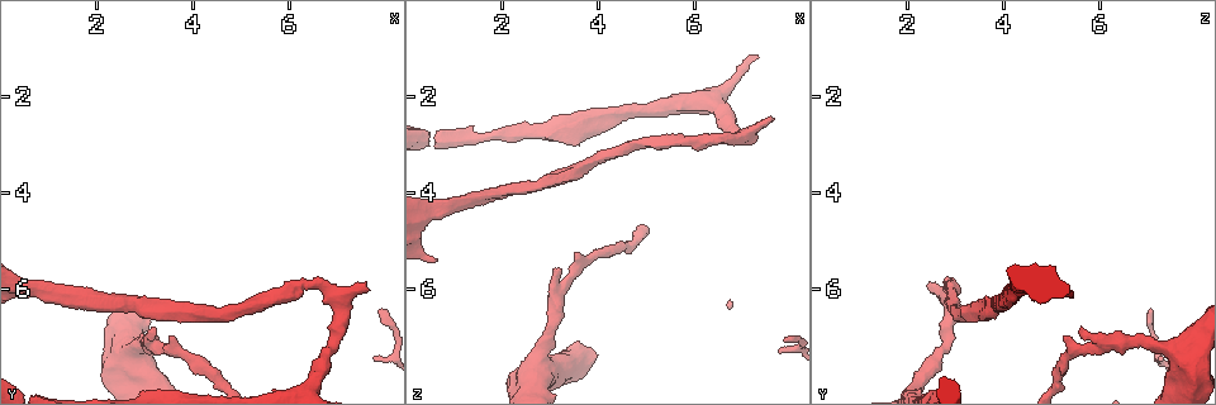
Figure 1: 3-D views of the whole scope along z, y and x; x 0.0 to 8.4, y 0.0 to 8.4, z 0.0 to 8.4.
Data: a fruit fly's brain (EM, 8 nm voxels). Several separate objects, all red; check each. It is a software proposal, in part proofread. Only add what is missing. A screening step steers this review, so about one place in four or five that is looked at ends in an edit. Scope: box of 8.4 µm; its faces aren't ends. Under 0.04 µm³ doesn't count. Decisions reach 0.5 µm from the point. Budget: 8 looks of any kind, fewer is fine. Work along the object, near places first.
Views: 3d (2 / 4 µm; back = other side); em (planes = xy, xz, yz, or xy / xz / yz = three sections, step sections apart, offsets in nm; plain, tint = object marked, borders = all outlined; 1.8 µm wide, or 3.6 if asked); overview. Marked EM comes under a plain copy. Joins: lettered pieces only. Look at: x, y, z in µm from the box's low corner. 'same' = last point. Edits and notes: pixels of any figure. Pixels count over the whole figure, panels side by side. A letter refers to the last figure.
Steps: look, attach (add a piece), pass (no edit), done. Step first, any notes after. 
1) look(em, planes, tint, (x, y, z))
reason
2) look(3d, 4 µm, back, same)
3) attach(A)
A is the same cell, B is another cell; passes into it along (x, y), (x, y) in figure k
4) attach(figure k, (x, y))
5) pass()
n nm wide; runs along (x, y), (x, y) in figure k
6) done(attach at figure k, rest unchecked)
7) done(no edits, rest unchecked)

look(em, planes, borders, (7.70, 6.05, 2.45))
free end

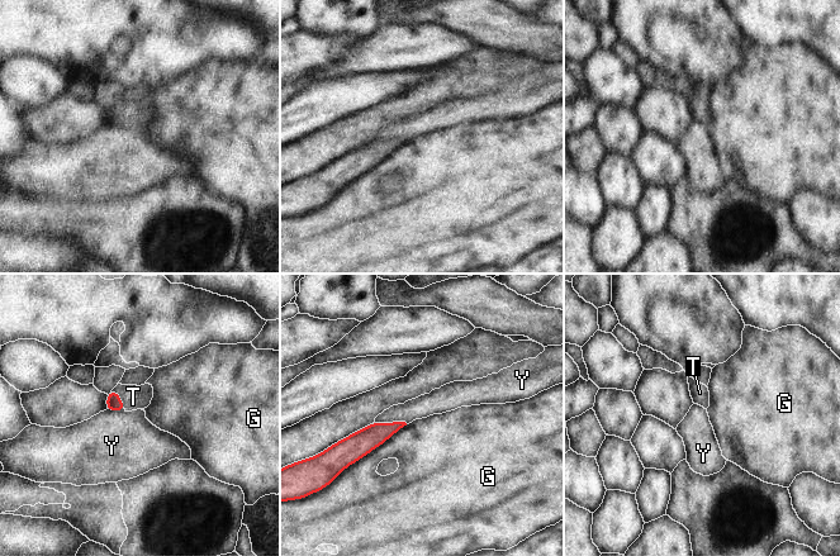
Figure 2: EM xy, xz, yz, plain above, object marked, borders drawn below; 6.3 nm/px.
attach(T)
G touches over 460 nm; T is the same cell, G and Y are other cells; the neuron continues

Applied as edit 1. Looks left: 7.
look(overview)

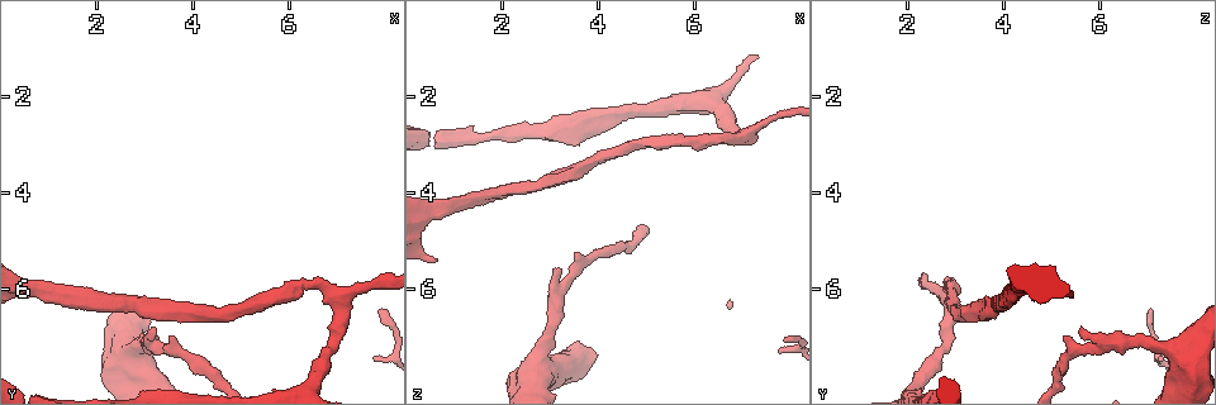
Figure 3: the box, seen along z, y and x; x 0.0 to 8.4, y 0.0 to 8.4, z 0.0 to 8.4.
look(em, planes, tint, (6.50, 7.80, 2.30))
sharp bend

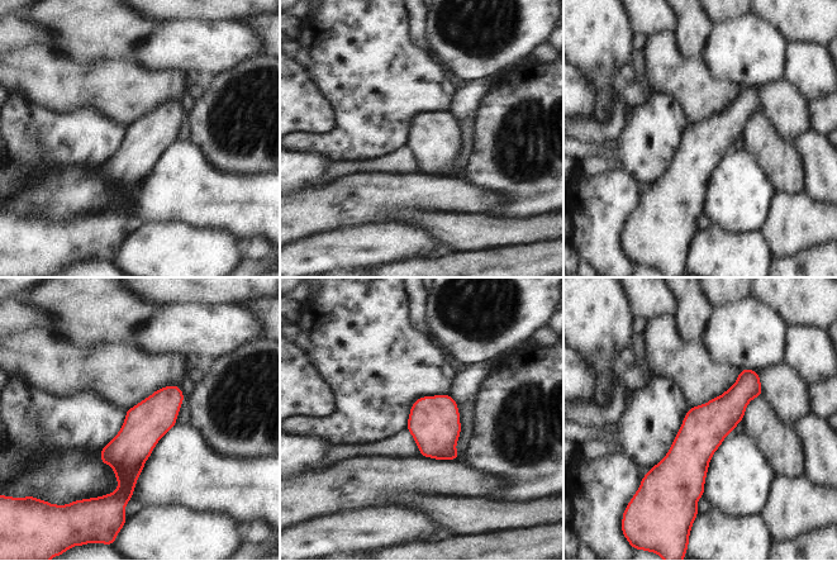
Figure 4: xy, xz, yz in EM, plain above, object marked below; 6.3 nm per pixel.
look(em, planes, borders, same)

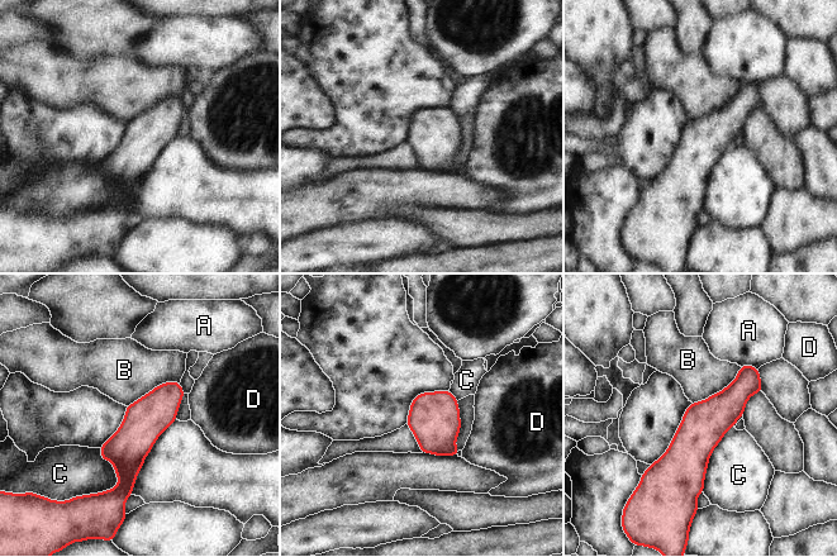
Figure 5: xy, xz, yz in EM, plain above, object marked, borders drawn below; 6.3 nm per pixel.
pass()
A, B, C and D are other cells; runs along (755, 371), (697, 436), (692, 490) in figure 5; none of them fits

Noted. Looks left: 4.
look(em, planes, borders, (3.15, 6.80, 5.60))
an open end

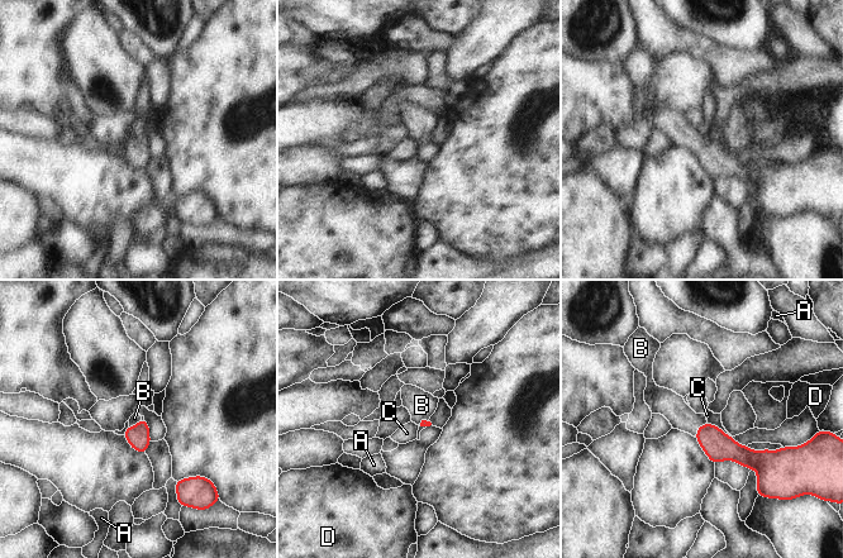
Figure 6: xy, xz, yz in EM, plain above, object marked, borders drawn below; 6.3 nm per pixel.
attach(B)
B is the same cell, A, C and D are other cells; passes into it along (718, 446), (698, 429), (672, 406) in figure 6; it goes on there

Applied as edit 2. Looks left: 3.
done(attach at figure 2, attach at figure 6, rest unchecked)

